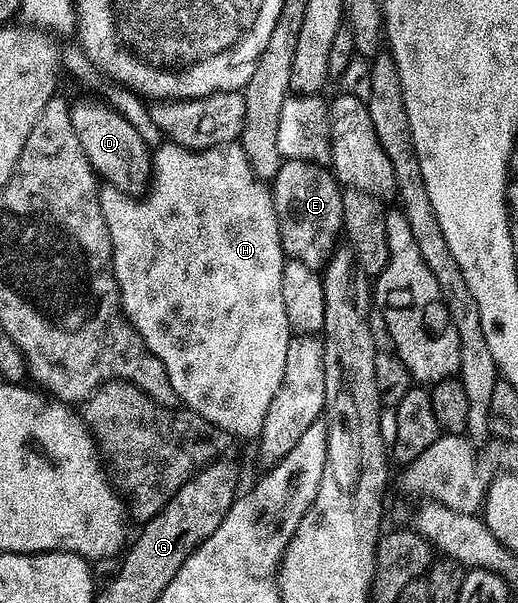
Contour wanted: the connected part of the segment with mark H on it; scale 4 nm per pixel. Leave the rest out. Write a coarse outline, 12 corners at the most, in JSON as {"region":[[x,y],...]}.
{"region":[[240,143],[101,188],[121,309],[178,401],[256,441],[291,335]]}

